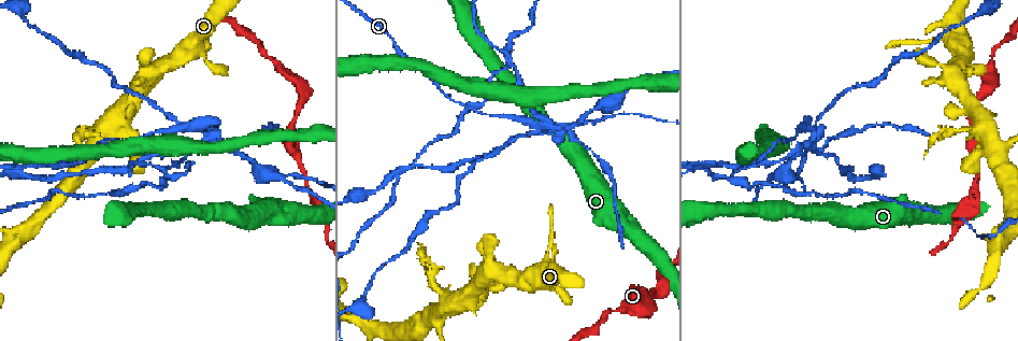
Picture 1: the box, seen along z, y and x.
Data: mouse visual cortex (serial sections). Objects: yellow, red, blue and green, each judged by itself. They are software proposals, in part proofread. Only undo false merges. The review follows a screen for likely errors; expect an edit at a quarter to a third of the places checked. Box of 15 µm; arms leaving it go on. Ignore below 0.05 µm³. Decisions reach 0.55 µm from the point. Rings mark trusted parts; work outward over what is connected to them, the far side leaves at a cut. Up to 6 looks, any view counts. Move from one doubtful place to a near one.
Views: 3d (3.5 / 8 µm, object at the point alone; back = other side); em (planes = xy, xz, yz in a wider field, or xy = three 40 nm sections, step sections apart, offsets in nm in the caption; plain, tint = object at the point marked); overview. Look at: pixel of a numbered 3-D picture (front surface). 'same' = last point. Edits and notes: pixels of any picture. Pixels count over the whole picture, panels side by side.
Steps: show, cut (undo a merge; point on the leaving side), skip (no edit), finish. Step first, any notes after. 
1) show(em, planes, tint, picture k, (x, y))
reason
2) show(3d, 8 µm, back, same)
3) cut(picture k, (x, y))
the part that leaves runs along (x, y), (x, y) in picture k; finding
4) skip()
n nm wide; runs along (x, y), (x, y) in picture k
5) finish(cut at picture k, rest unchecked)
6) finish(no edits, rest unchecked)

show(3d, 3.5 µm, picture 1, (973, 131))
thick turns thin

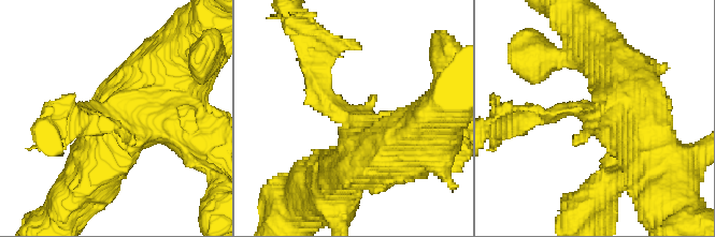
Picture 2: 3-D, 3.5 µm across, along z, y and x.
show(em, xy, step 1, tint, picture 2, (342, 115))

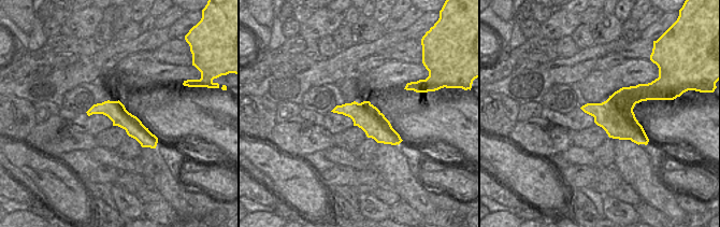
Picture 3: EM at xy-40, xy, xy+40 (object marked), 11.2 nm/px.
skip()
runs along (384, 150), (317, 89), (328, 57) in picture 2; continuous, no second cell

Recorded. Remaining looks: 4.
show(3d, 3.5 µm, picture 1, (649, 292))
two arms at a narrow angle

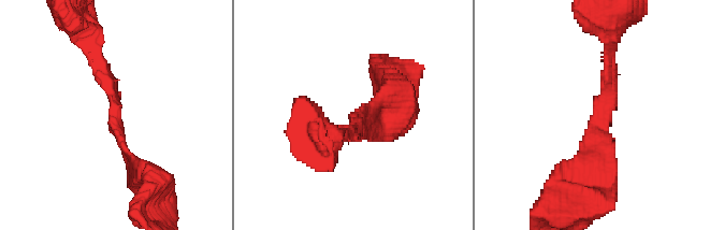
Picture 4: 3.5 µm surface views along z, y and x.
show(em, xy, step 2, tint, picture 4, (600, 129))
3 arms; arms of 200, 200, 200 nm

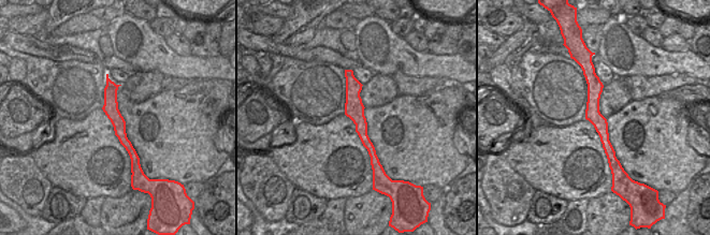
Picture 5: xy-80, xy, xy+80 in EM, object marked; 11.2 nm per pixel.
skip()
220 nm wide; runs along (589, 71), (593, 115), (610, 160) in picture 5; continuous, no second cell

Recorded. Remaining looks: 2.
finish(no edits, rest unchecked)

